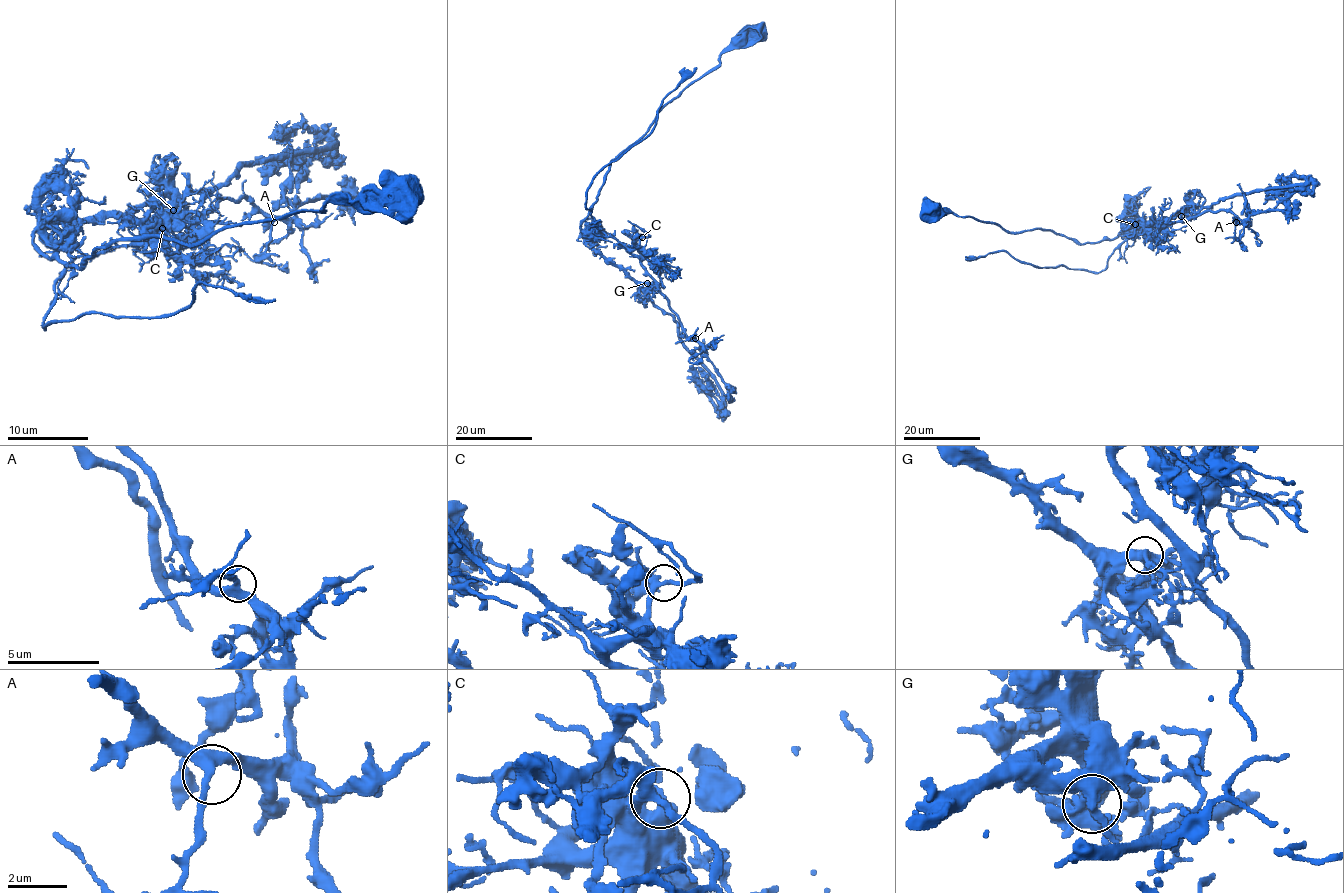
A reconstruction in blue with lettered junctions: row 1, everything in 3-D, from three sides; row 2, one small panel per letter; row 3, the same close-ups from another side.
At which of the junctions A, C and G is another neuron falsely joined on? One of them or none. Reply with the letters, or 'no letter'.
G

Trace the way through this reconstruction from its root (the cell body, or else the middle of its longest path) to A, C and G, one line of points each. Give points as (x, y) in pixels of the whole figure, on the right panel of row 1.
A: (929, 208), (1081, 244), (1178, 213), (1230, 210), (1236, 222)
C: (929, 208), (1081, 244), (1113, 240), (1127, 226), (1127, 239), (1147, 232), (1135, 224)
G: (929, 208), (931, 215), (952, 212), (1009, 232), (1050, 229), (1081, 244), (1180, 216)

